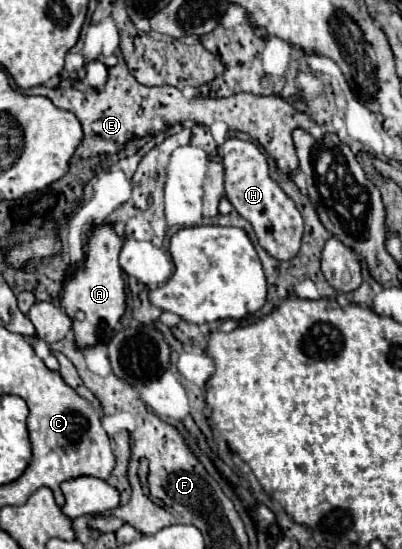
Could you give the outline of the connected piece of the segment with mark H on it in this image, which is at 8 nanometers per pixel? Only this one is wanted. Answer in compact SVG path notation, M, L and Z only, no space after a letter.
M227 139L219 147L225 165L225 193L235 211L247 219L259 239L259 245L275 259L293 259L301 247L303 217L299 215L295 203L287 199L283 189L269 177L269 165L263 153L251 141Z

